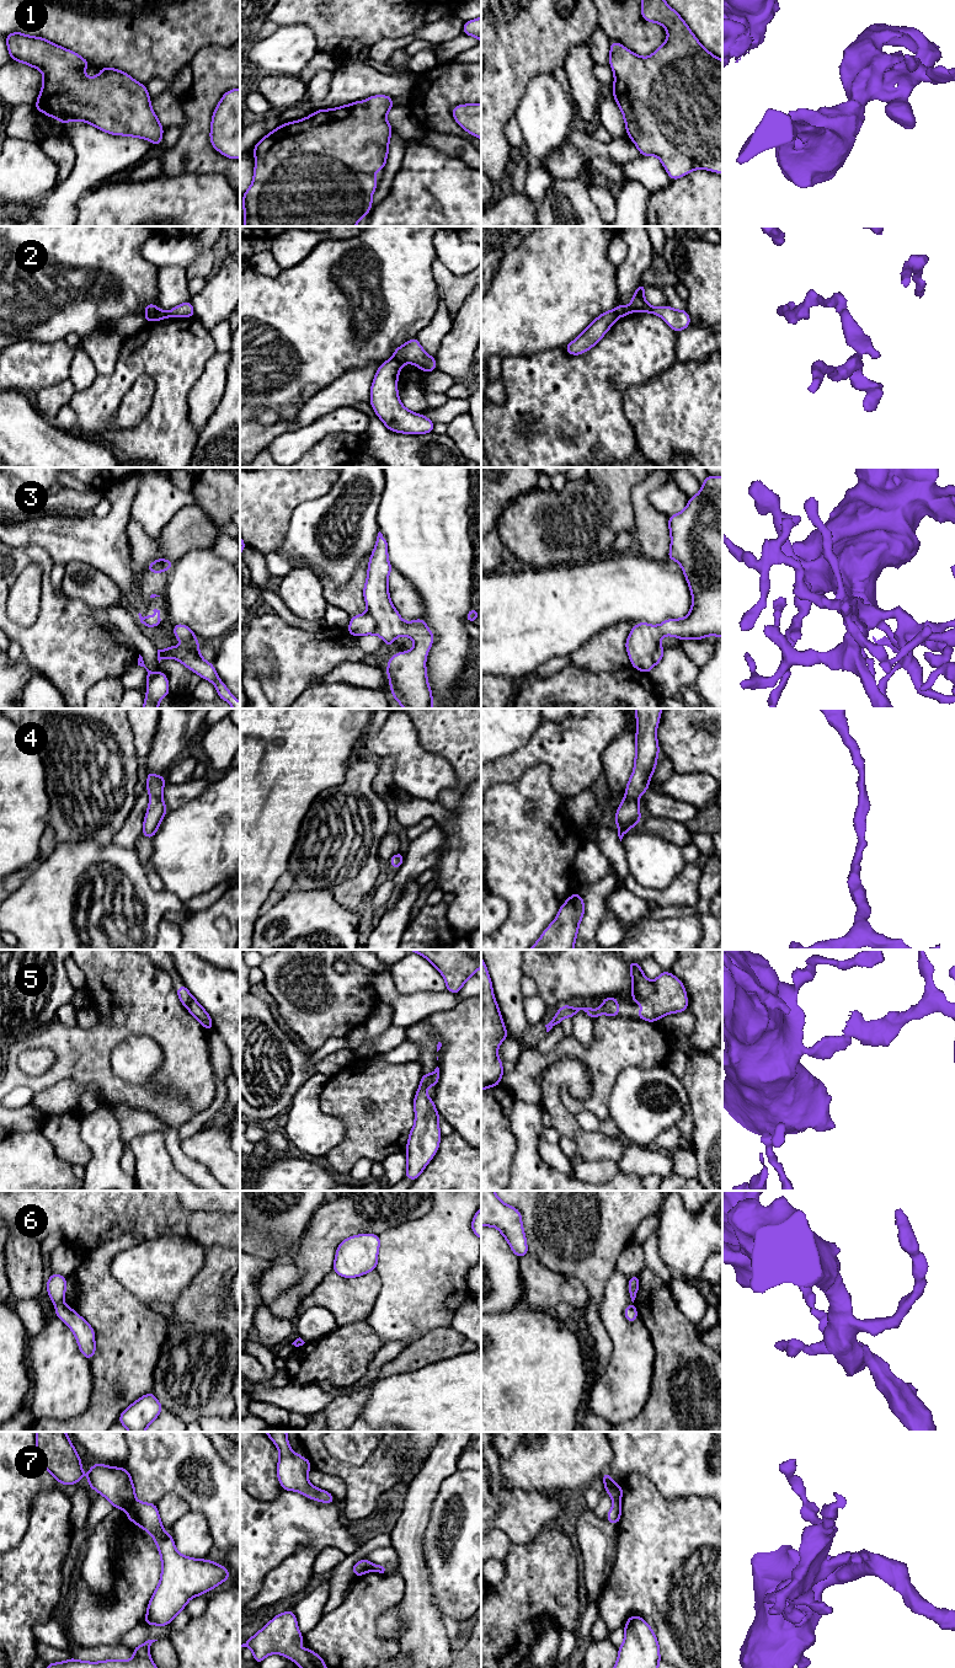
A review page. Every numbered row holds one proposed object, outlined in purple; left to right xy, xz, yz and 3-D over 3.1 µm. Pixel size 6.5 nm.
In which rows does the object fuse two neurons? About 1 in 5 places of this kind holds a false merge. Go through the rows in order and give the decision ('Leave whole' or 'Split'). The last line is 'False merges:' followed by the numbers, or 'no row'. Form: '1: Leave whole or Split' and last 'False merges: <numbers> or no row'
1: Leave whole
2: Split
3: Leave whole
4: Leave whole
5: Leave whole
6: Split
7: Split
False merges: 2, 6, 7

